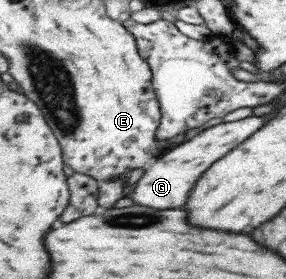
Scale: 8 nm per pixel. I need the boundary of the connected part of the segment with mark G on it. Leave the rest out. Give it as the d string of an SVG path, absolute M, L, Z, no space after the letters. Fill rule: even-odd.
M250 115L231 122L220 122L209 125L199 131L194 137L183 141L173 148L168 148L165 156L161 160L155 160L155 164L143 172L143 176L135 183L133 191L125 194L139 206L149 206L149 208L179 208L185 204L195 180L199 174L203 174L215 160L219 160L223 154L227 154L231 148L247 140L255 130L259 130L269 116Z

